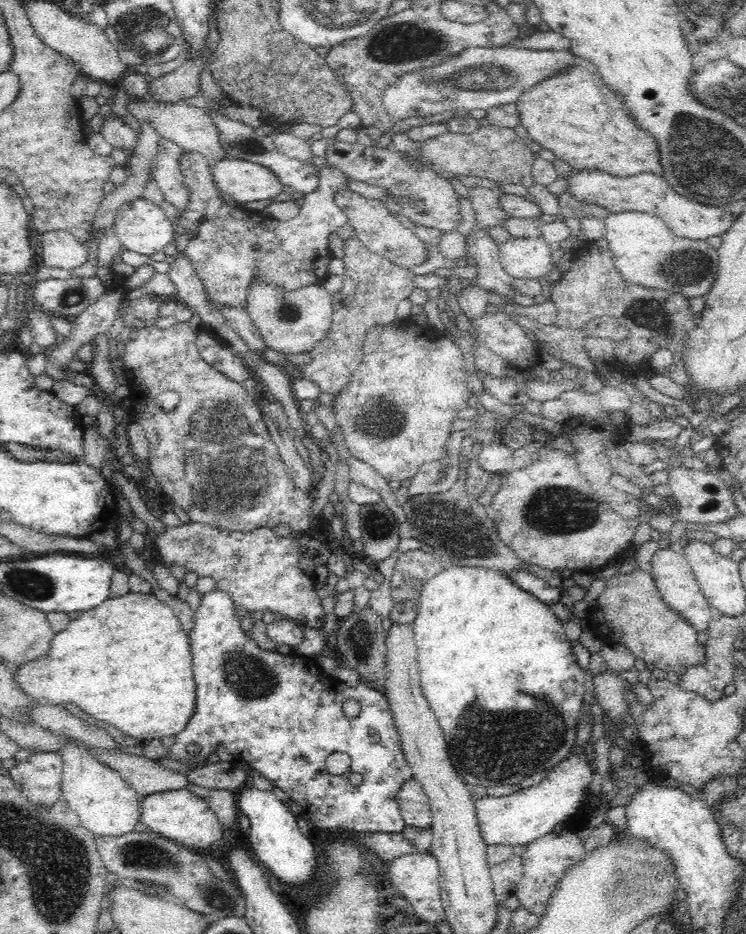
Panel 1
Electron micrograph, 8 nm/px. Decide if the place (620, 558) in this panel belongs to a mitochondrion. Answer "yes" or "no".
no

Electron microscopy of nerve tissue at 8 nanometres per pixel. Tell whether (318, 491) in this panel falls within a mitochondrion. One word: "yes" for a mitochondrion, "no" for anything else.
no

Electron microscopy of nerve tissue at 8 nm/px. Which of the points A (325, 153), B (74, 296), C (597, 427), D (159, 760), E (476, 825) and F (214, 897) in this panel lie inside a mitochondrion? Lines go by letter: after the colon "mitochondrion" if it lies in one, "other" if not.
A: other
B: mitochondrion
C: other
D: other
E: other
F: mitochondrion

